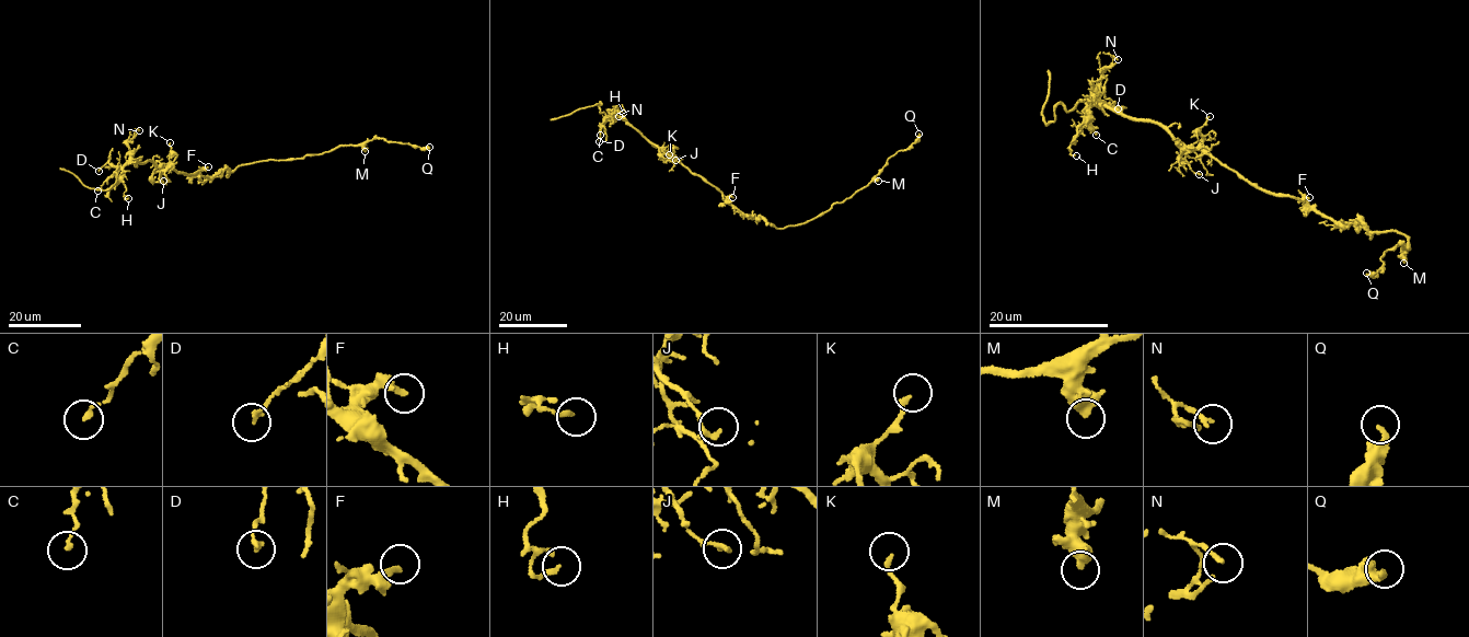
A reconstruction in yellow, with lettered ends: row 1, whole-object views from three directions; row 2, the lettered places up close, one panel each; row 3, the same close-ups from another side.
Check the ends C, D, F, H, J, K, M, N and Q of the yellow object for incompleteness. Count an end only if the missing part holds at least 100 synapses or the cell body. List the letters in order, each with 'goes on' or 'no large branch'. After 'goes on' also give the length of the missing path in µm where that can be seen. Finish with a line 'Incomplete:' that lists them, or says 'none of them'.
C: no large branch
D: no large branch
F: no large branch
H: no large branch
J: no large branch
K: no large branch
M: no large branch
N: no large branch
Q: no large branch
Incomplete: none of them

